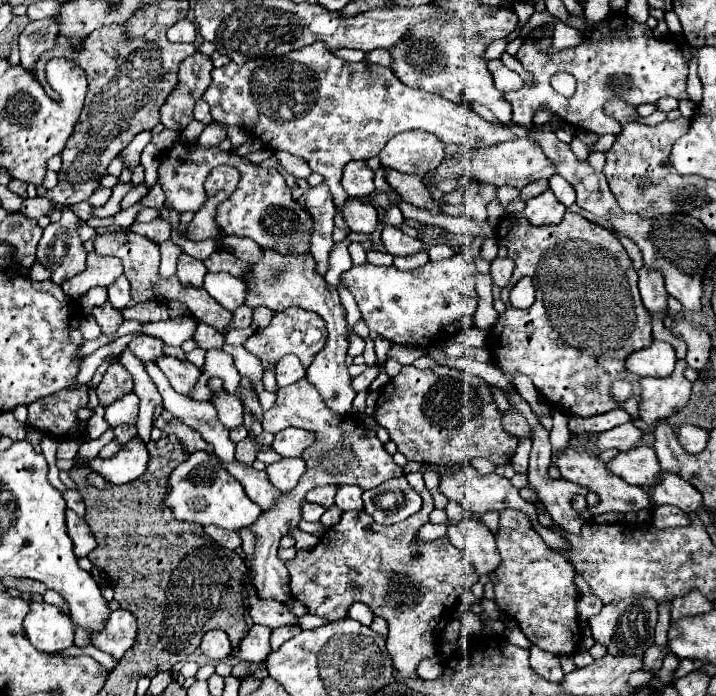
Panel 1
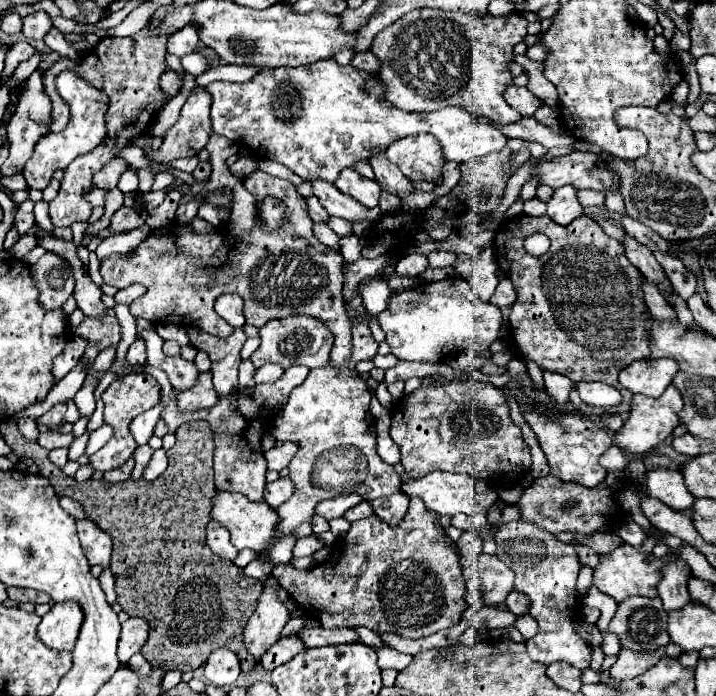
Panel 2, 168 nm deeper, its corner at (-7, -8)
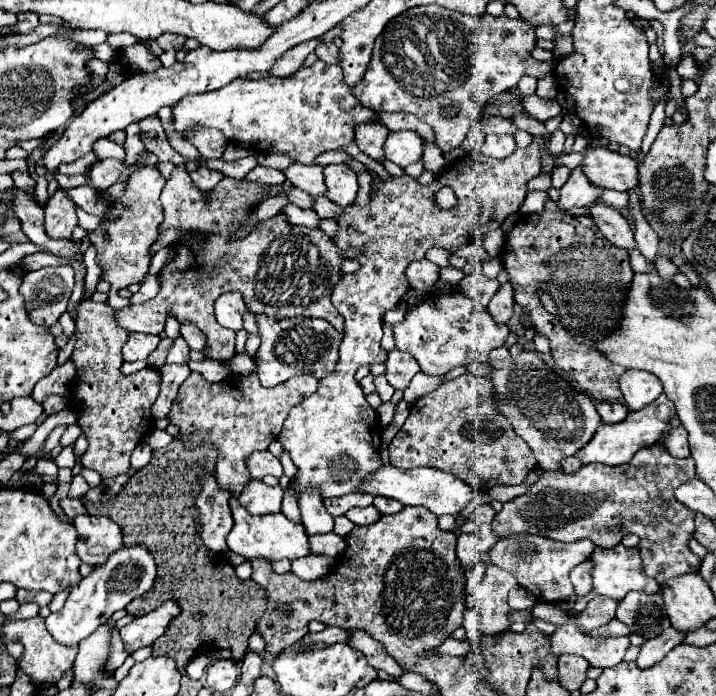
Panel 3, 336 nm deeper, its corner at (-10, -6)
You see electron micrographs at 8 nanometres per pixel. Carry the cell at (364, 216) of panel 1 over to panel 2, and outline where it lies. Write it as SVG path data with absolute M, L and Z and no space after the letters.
M311 180L311 186L313 186L313 194L319 198L321 206L329 212L329 216L339 216L349 222L357 222L357 220L365 218L369 224L375 224L375 220L379 220L379 216L381 216L379 208L363 208L363 204L359 204L351 196L339 192L327 180Z

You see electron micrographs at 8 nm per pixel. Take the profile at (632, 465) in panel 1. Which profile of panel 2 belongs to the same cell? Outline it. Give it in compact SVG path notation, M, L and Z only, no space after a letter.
M657 468L645 472L643 492L647 496L659 498L673 510L691 510L695 496L687 490L683 482L683 474L671 468Z

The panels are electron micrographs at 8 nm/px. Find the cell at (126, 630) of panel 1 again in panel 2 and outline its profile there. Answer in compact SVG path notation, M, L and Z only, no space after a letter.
M129 618L127 622L121 624L121 640L119 640L119 660L127 662L135 652L143 648L147 642L149 634L149 624L145 618Z

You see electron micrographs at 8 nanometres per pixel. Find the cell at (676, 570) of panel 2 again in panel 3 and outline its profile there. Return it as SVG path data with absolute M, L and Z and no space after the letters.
M654 444L650 448L640 450L630 462L620 466L606 464L586 464L574 474L564 472L542 472L540 480L532 484L532 488L510 502L494 516L492 528L498 536L510 536L520 532L542 534L560 542L574 542L588 538L600 548L614 548L626 534L634 532L640 536L640 556L644 562L644 574L656 578L660 586L666 586L672 578L698 572L700 558L688 548L688 540L694 532L694 512L682 506L674 498L674 490L694 478L694 460L692 458L674 458L666 450L664 444Z

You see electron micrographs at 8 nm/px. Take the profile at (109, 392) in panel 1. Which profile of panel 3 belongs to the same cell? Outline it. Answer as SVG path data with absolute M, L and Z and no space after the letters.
M82 300L78 306L76 328L78 328L78 342L76 342L72 358L70 358L76 364L77 375L72 382L72 402L74 402L74 398L78 402L78 412L80 412L78 424L82 426L82 422L92 422L90 430L86 432L90 444L82 456L82 464L84 464L84 468L96 470L102 478L114 478L120 474L128 474L132 450L142 440L142 436L152 430L150 408L160 392L160 372L154 368L144 368L132 376L120 374L119 369L123 364L122 344L126 344L126 338L130 332L122 330L122 326L116 324L114 308L110 308L108 304L96 304L92 300Z

